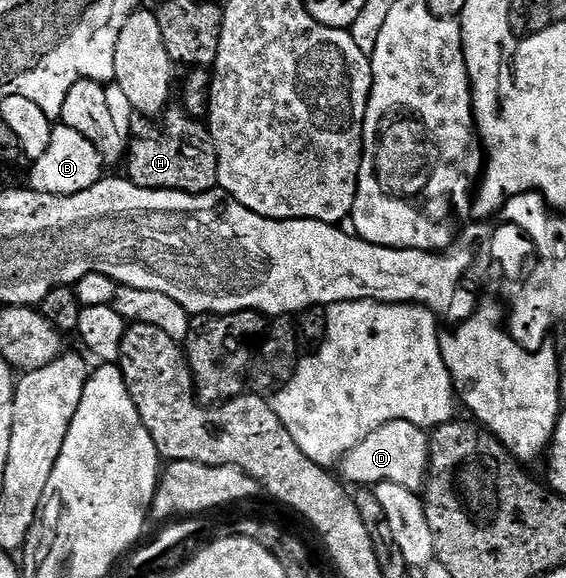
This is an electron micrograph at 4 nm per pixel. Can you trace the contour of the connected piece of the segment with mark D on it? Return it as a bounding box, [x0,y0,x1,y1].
[337,421,431,493]

